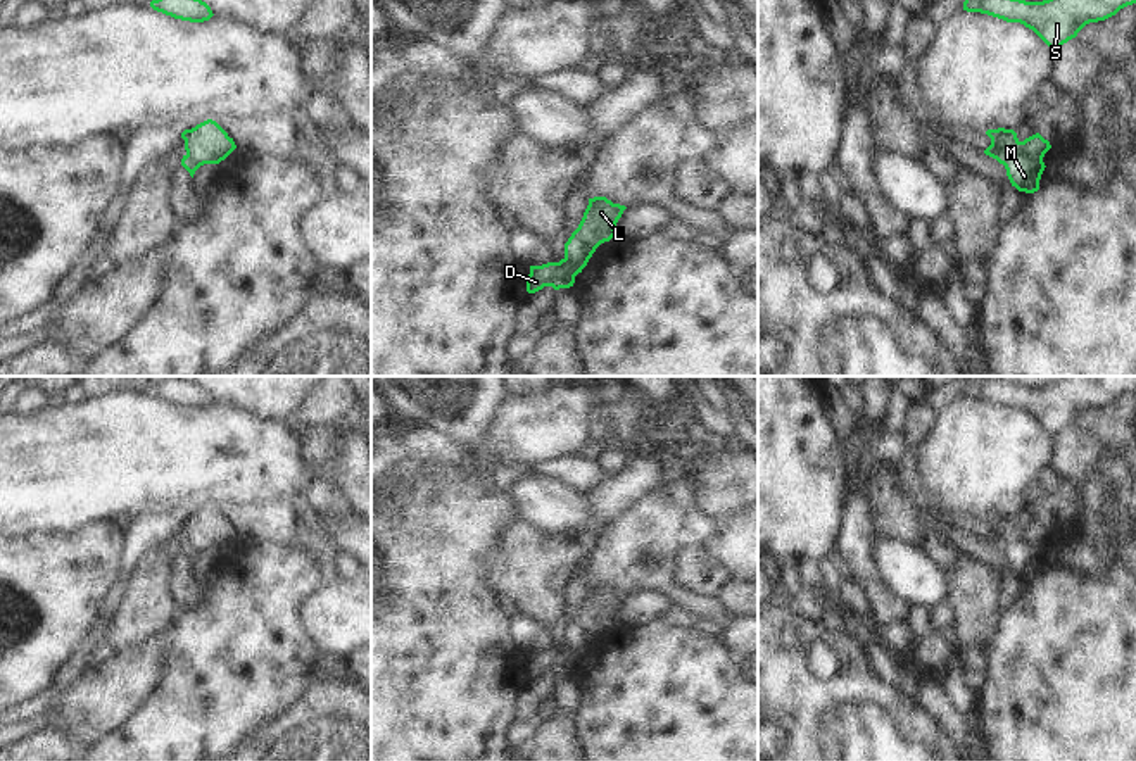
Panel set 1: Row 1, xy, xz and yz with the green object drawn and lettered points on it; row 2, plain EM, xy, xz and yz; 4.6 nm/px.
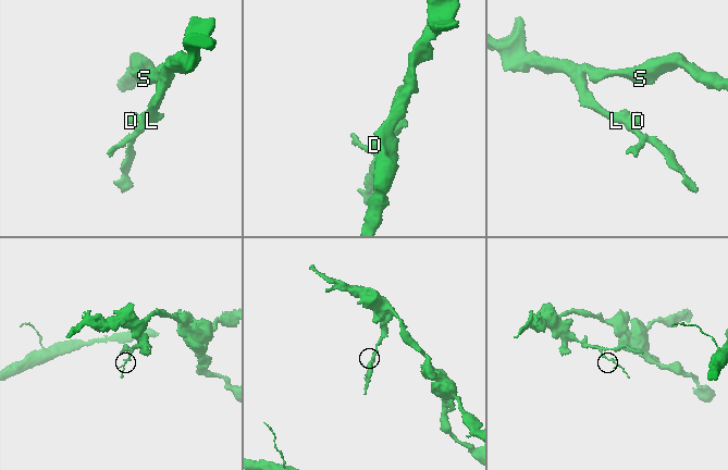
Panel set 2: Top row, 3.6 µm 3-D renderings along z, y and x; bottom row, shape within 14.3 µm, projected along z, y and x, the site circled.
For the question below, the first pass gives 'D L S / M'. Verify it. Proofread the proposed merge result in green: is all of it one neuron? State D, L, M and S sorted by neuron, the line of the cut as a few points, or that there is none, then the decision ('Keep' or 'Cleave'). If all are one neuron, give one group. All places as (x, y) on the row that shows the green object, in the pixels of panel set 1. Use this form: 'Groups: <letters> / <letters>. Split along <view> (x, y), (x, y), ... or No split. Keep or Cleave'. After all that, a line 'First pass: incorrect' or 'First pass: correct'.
Groups: D L S / M. Split along xz (572, 233), (582, 247), (582, 259), (577, 264). Cleave.
First pass: correct

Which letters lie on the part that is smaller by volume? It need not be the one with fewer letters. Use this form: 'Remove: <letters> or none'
Remove: M.

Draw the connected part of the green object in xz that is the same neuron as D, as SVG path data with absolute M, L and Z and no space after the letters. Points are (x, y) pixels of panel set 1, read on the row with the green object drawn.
M606 197L589 198L584 217L571 233L582 242L584 259L578 264L561 259L559 262L530 266L527 292L535 293L544 286L552 286L554 290L573 286L575 276L582 273L596 248L616 235L615 228L625 209L625 205L613 204Z

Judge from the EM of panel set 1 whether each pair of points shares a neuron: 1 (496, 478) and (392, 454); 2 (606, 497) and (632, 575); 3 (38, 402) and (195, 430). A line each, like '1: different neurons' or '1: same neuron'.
1: same neuron
2: different neurons
3: different neurons

